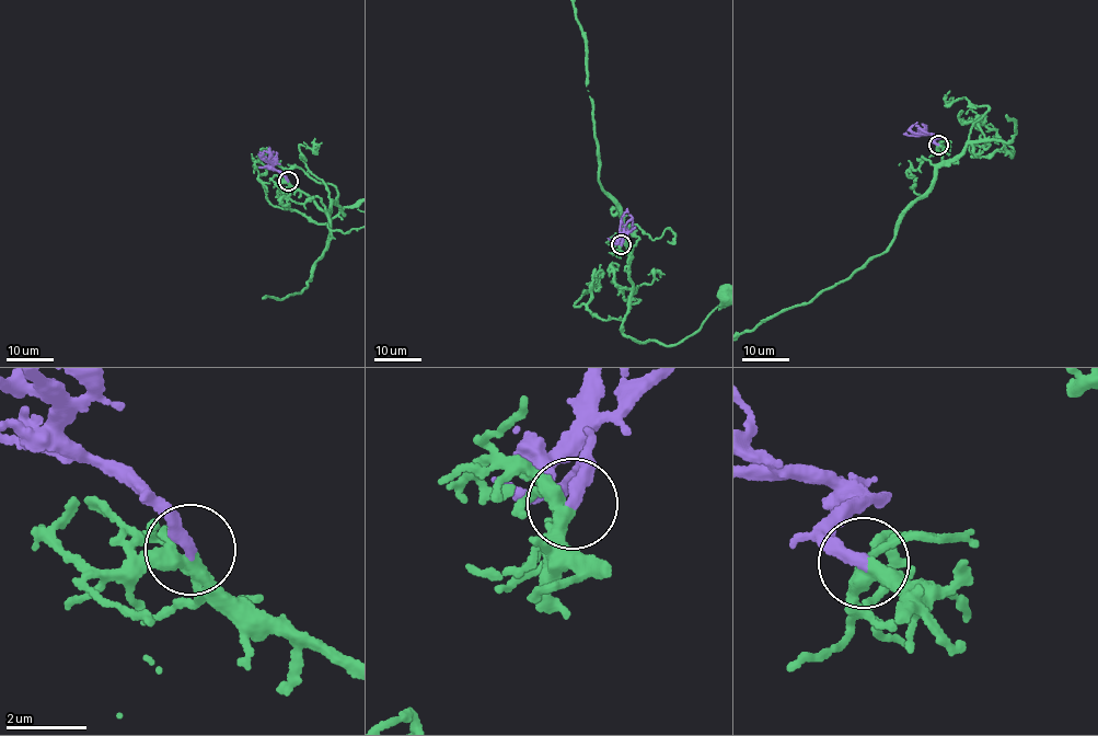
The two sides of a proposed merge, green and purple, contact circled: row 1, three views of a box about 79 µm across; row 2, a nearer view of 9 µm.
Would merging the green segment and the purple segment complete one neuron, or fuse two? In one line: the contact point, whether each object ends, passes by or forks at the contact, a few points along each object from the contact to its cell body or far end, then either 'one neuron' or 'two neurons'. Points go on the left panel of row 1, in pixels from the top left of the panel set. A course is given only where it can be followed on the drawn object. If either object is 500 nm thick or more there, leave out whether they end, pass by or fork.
place (288, 181); green forks; purple ends; course green (288, 181), (328, 213), (332, 200), (343, 214), (356, 203); course purple (288, 181), (272, 167), (268, 160), (269, 147); one neuron

